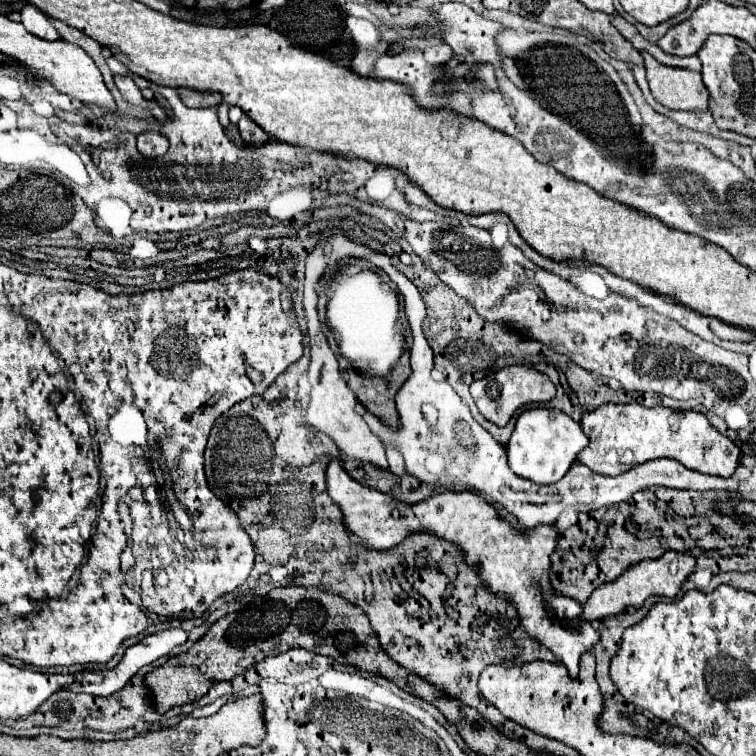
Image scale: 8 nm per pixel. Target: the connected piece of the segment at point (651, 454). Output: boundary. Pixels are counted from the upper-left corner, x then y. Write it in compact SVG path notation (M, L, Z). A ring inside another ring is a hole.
M603 404L581 418L581 428L589 438L589 446L579 454L579 462L603 476L619 476L633 466L655 458L673 458L685 468L729 478L739 466L741 450L727 436L719 434L699 412L679 414L679 428L673 430L673 410L665 406L647 408L643 404Z

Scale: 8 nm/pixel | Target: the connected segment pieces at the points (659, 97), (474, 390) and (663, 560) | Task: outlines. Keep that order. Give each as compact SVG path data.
M643 54L643 58L645 58L645 68L647 68L649 88L659 104L673 108L673 110L707 110L709 108L709 90L703 86L699 72L663 66L663 64L655 62L655 58L651 58L651 54Z
M507 366L487 378L475 380L471 384L471 396L473 396L479 412L489 422L493 422L497 426L505 426L517 408L521 408L525 404L535 404L535 402L539 402L539 404L549 402L555 396L555 386L549 380L549 376L541 374L539 370L533 370L529 366Z
M665 552L661 558L655 560L643 560L635 566L631 566L627 572L623 572L615 582L599 586L591 598L583 604L583 618L589 622L593 620L605 620L615 614L625 612L629 606L631 608L641 608L643 602L649 596L667 596L675 598L687 580L687 576L695 570L695 558L687 552Z

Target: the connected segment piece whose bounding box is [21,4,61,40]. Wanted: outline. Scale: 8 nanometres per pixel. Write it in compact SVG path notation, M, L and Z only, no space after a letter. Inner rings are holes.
M27 4L21 10L21 18L23 18L23 26L31 34L35 34L35 36L39 36L43 40L59 40L61 38L59 32L55 30L55 26L49 22L49 18L43 12L39 12L35 6Z

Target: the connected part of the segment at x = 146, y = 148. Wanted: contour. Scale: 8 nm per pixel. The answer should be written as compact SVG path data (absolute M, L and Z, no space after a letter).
M157 130L137 134L137 150L147 158L163 156L167 152L167 148L169 148L169 140Z

